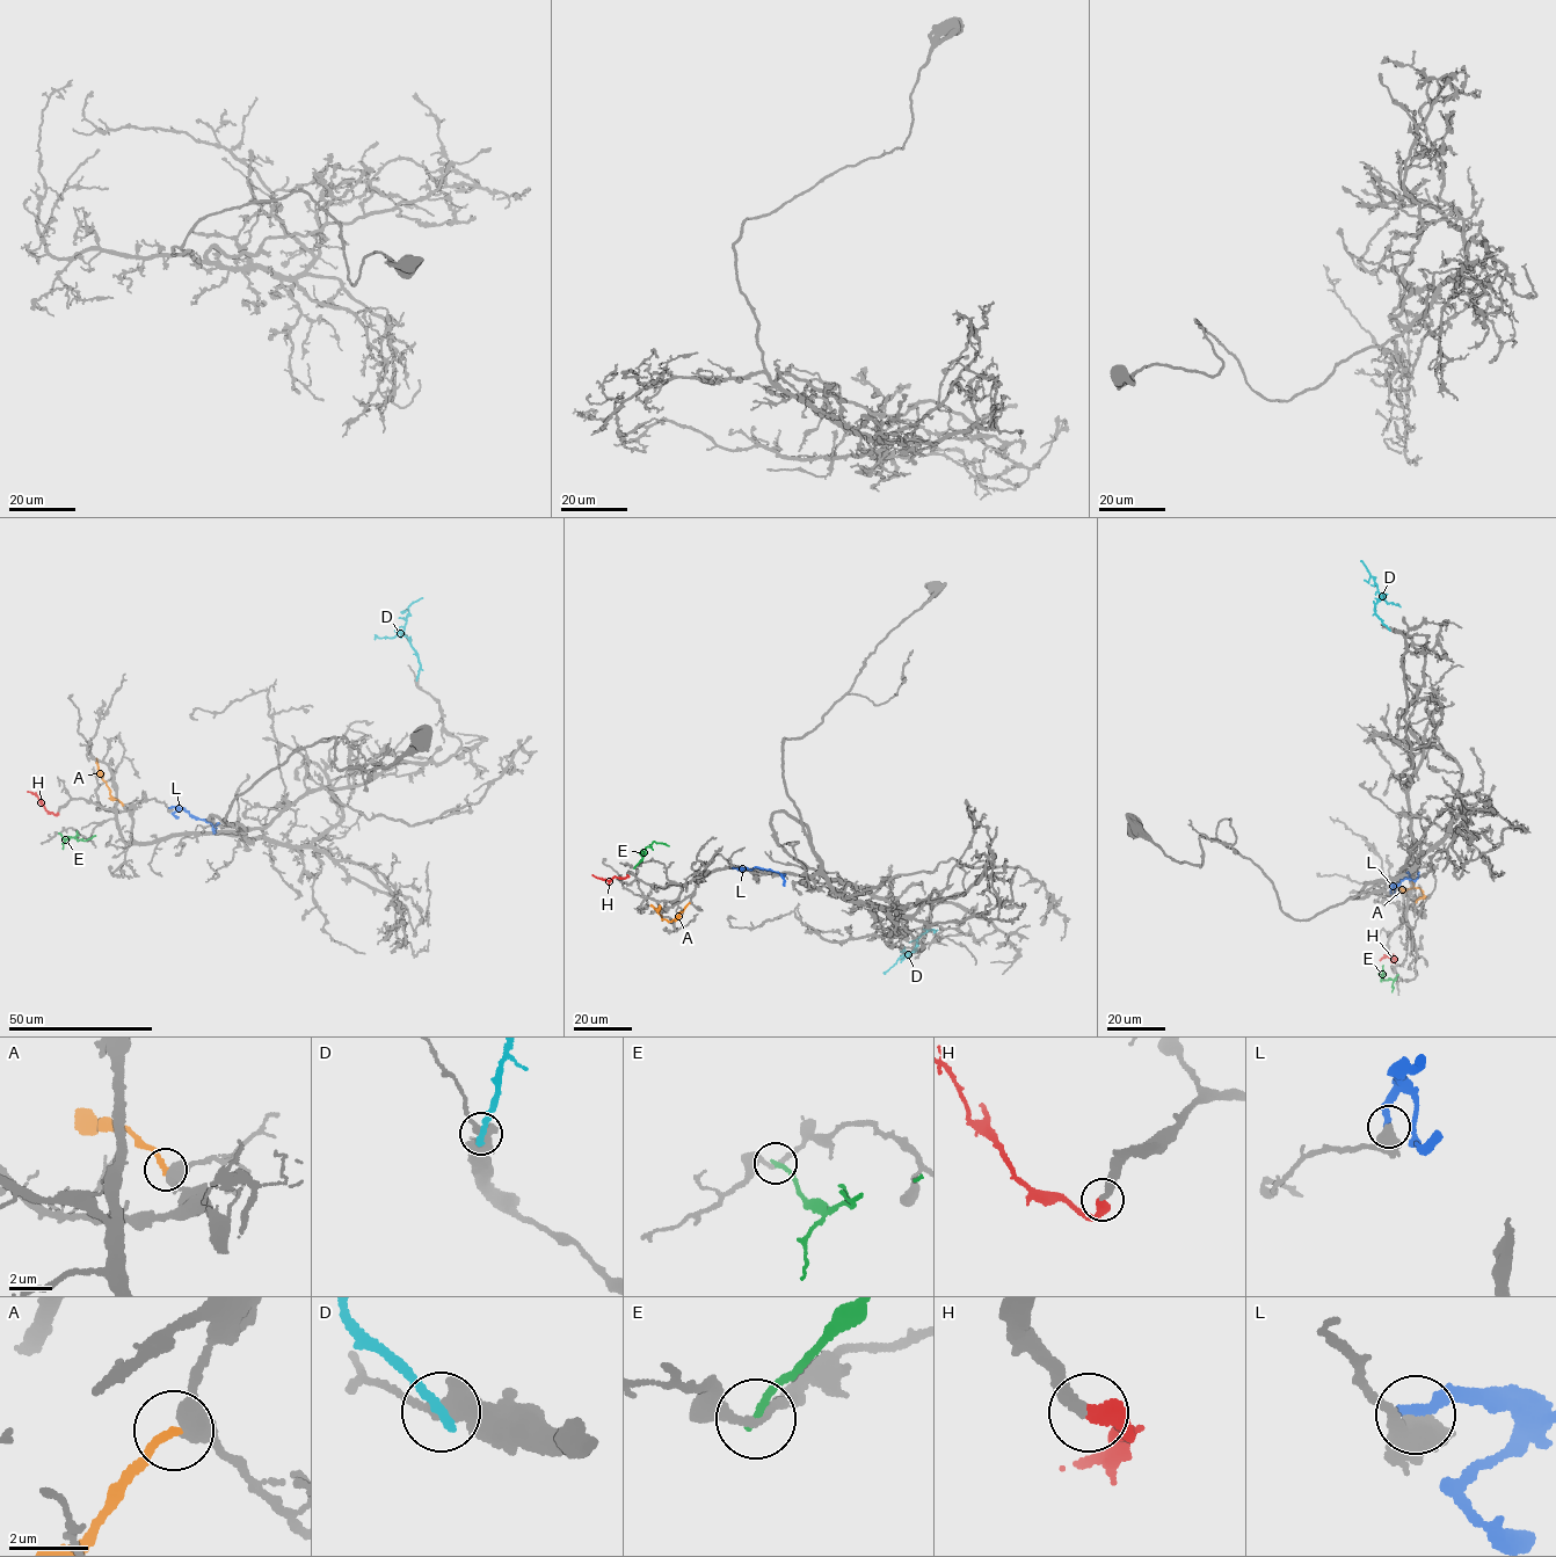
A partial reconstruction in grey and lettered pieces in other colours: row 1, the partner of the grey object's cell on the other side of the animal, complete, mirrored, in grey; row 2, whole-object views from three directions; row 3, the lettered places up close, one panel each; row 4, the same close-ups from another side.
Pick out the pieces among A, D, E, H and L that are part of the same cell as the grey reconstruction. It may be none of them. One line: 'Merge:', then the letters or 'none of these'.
Merge: H

